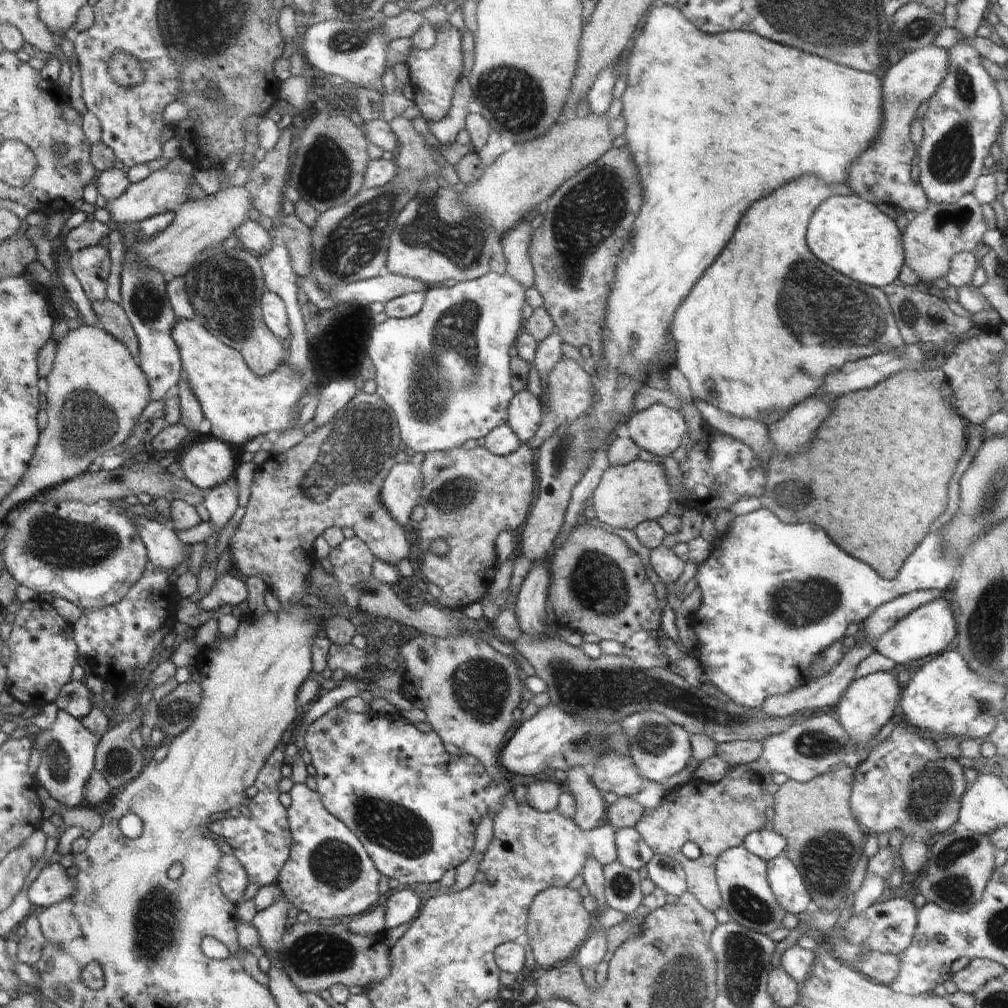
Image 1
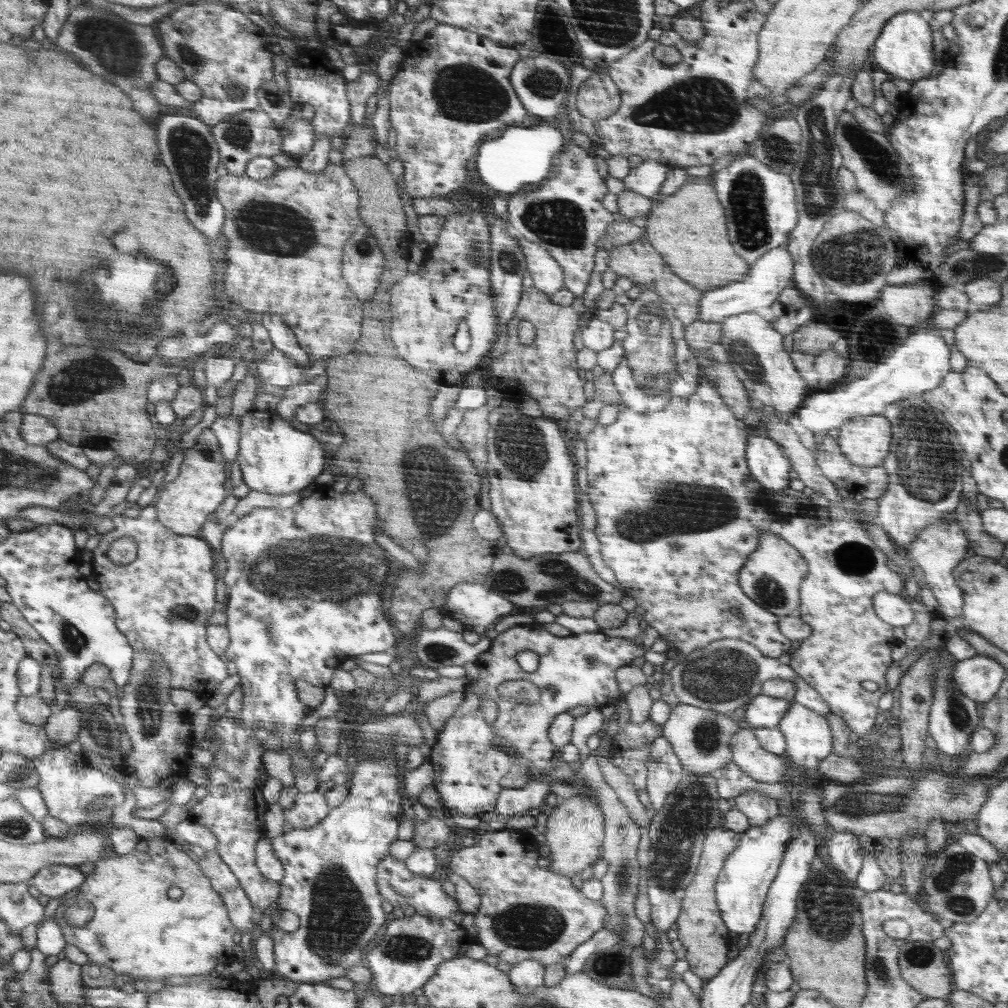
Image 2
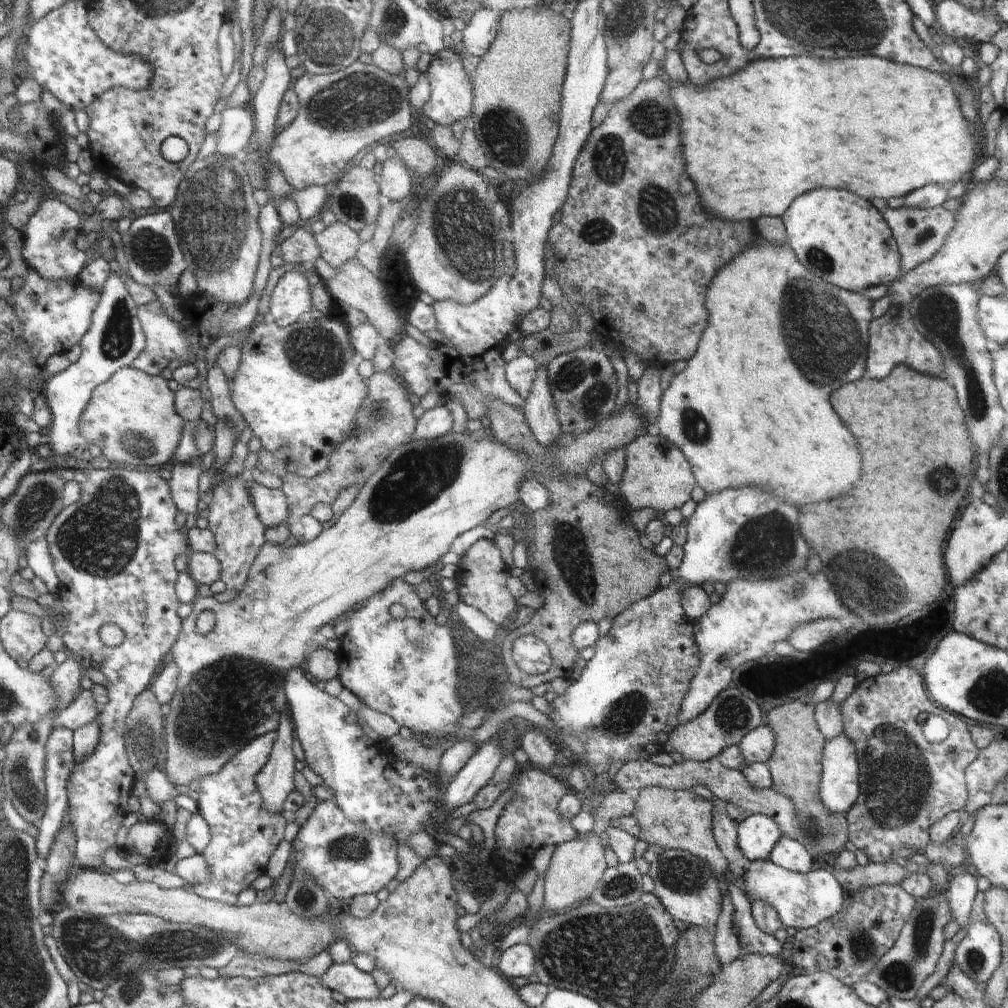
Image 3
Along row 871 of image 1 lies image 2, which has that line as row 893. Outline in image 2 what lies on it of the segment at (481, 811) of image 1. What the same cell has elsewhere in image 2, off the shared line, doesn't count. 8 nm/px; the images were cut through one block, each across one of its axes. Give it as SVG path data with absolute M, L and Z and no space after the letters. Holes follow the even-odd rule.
M387 853L377 865L377 892L381 894L382 901L396 906L396 908L404 908L404 906L414 906L416 914L422 916L434 916L434 918L442 918L448 920L452 918L452 914L461 912L457 898L450 896L444 892L442 884L434 878L423 878L412 873L404 860L393 858L390 853Z

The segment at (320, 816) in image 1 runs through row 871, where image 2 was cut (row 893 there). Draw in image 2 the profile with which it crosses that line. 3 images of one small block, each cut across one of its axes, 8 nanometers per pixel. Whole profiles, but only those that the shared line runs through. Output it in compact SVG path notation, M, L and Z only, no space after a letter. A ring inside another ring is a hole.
M385 754L376 759L355 759L348 787L345 802L329 809L329 814L317 826L307 830L294 829L270 839L274 855L282 862L284 869L284 877L279 883L282 888L278 907L296 913L301 922L294 932L272 928L273 970L285 980L298 984L344 978L346 971L364 964L364 948L386 922L386 912L377 892L376 869L381 859L389 853L391 845L398 840L397 831L400 822L404 821L404 816L400 816L402 784L398 780L398 766Z

